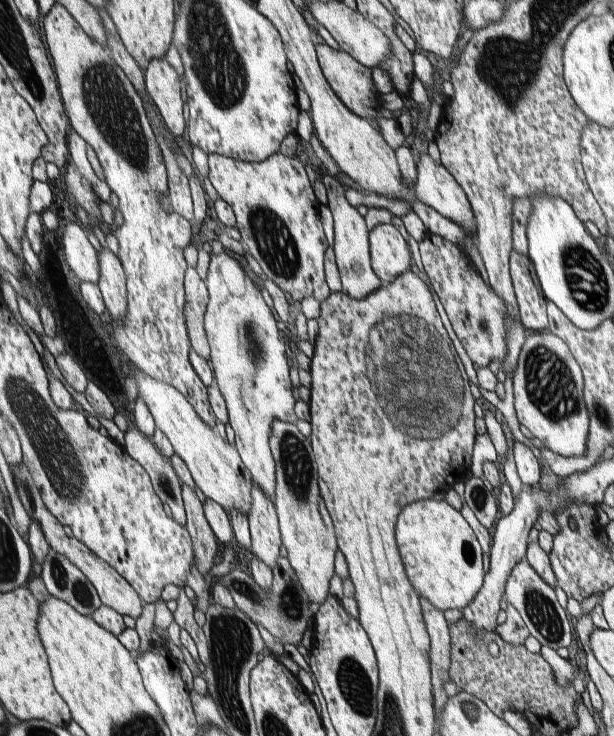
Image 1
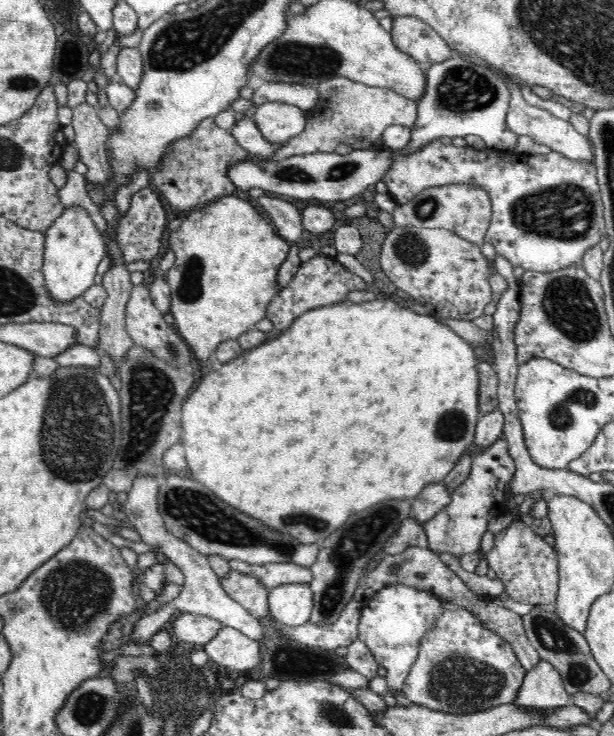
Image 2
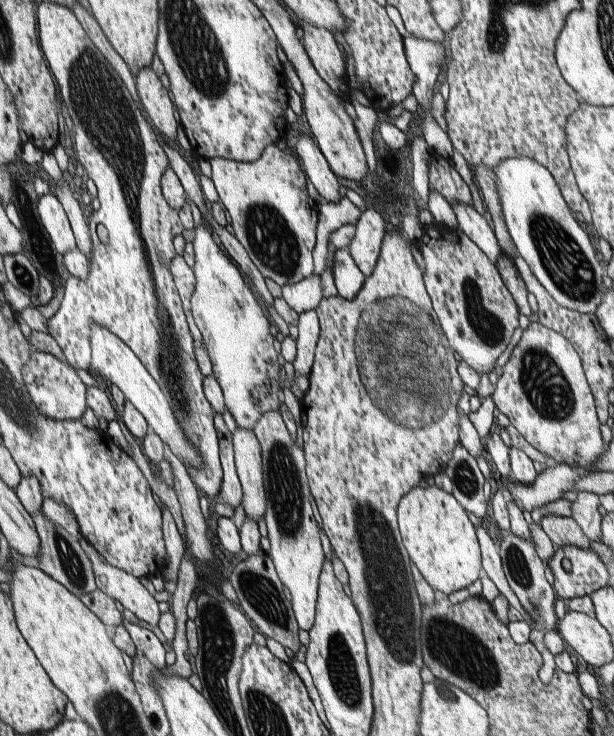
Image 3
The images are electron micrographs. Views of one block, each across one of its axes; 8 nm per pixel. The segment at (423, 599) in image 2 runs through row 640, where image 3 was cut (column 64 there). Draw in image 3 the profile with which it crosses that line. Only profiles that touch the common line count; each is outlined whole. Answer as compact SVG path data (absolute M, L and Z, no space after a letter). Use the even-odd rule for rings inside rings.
M31 352L31 360L27 360L27 366L23 368L23 384L27 386L27 394L31 398L31 404L49 420L55 422L75 422L81 420L83 412L87 412L87 386L83 386L83 380L75 370L61 358L47 354L47 352Z

